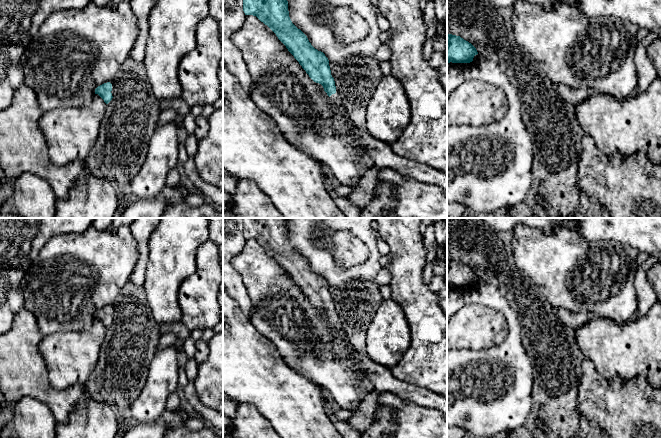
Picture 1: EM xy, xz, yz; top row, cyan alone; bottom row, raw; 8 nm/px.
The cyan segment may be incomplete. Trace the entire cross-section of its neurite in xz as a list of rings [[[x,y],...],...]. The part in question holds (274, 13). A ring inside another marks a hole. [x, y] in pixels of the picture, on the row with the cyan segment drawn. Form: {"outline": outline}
{"outline": [[[243,0],[243,11],[245,15],[256,16],[267,25],[299,62],[309,77],[323,86],[329,99],[346,116],[346,123],[357,135],[358,139],[354,144],[367,148],[377,167],[390,168],[422,183],[440,186],[447,191],[446,173],[424,163],[397,155],[392,150],[390,143],[372,137],[364,128],[358,128],[353,124],[339,99],[328,58],[323,52],[315,49],[307,36],[292,23],[289,17],[287,0]]]}

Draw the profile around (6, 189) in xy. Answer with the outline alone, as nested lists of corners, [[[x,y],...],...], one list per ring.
[[[7,179],[0,186],[0,208],[13,195],[15,189],[15,181]]]

